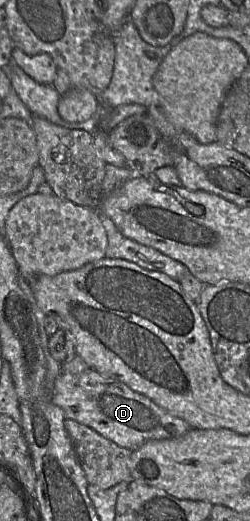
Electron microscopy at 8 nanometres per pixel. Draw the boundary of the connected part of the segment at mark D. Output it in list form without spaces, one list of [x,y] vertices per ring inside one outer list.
[[[92,368],[79,374],[61,372],[51,388],[51,400],[63,409],[65,418],[76,420],[131,451],[136,450],[148,441],[179,437],[191,429],[186,421],[170,414],[146,396],[133,391],[121,381],[102,376]]]

